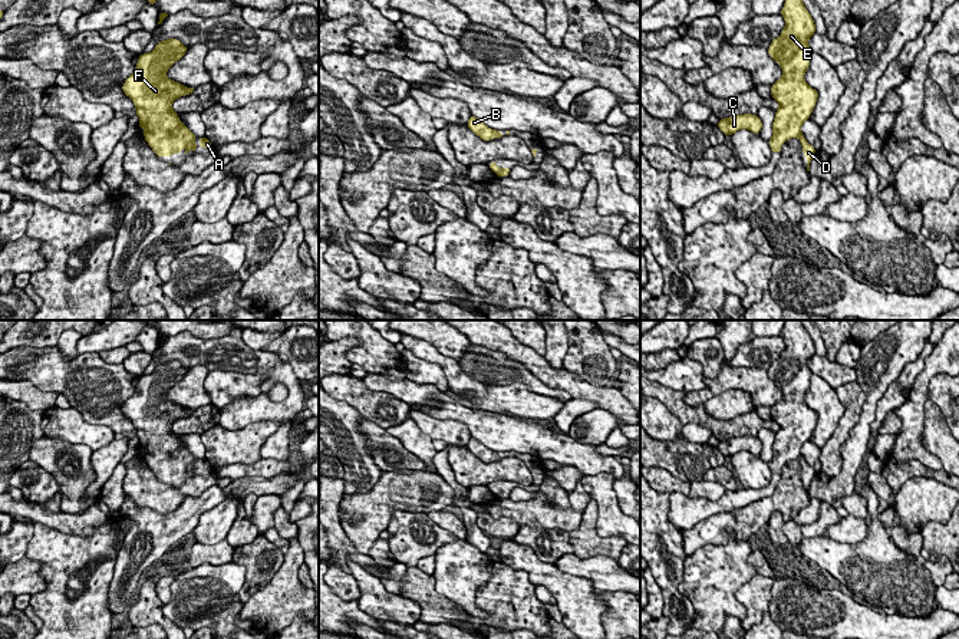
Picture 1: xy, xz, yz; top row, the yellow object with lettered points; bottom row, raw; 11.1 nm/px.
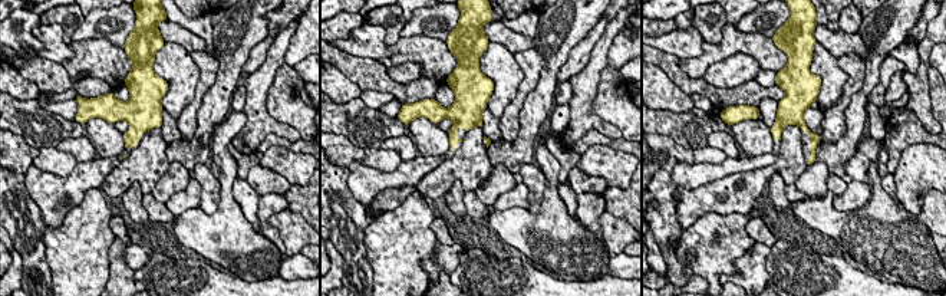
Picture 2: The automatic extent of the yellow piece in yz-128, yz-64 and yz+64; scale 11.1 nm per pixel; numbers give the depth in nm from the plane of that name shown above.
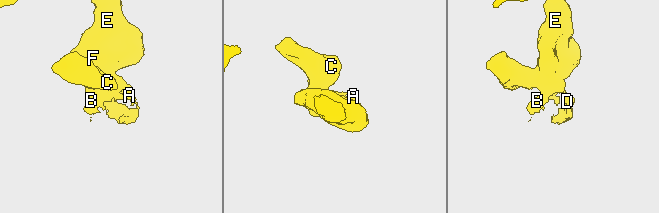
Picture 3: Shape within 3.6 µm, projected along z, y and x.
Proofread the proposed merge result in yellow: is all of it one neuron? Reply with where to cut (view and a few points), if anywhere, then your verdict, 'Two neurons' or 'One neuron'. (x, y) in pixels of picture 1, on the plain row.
No split. One neuron

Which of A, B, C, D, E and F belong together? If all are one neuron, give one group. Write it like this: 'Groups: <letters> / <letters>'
Groups: A B C D E F

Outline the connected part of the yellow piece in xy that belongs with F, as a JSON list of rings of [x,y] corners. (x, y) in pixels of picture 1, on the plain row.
[[[179,360],[158,363],[149,375],[139,376],[134,395],[123,404],[122,412],[135,426],[139,439],[138,448],[144,451],[144,460],[155,477],[171,478],[174,474],[188,475],[200,470],[212,470],[205,460],[197,458],[179,442],[172,431],[177,419],[192,415],[194,409],[185,409],[167,399],[168,391],[179,382],[188,368]]]

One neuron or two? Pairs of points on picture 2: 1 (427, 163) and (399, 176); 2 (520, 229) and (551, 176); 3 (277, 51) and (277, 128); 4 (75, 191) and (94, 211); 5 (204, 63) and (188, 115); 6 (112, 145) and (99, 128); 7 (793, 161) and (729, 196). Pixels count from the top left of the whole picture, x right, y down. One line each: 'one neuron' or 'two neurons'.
1: one neuron
2: one neuron
3: one neuron
4: two neurons
5: one neuron
6: one neuron
7: one neuron

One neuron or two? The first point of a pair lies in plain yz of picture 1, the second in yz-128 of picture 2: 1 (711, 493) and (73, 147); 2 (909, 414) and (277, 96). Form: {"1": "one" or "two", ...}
{"1": "two", "2": "two"}

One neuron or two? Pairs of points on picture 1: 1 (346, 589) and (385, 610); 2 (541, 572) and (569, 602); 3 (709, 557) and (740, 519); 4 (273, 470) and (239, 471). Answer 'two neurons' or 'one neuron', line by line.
1: two neurons
2: one neuron
3: two neurons
4: one neuron

